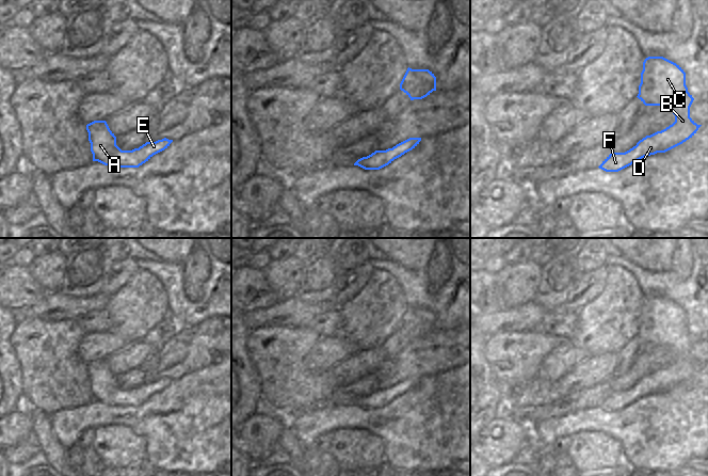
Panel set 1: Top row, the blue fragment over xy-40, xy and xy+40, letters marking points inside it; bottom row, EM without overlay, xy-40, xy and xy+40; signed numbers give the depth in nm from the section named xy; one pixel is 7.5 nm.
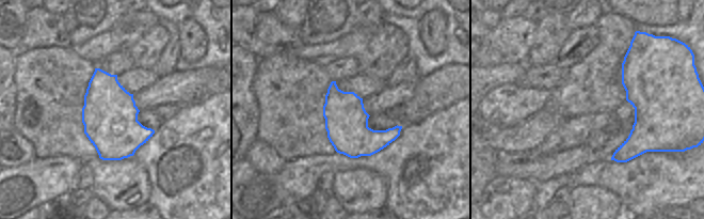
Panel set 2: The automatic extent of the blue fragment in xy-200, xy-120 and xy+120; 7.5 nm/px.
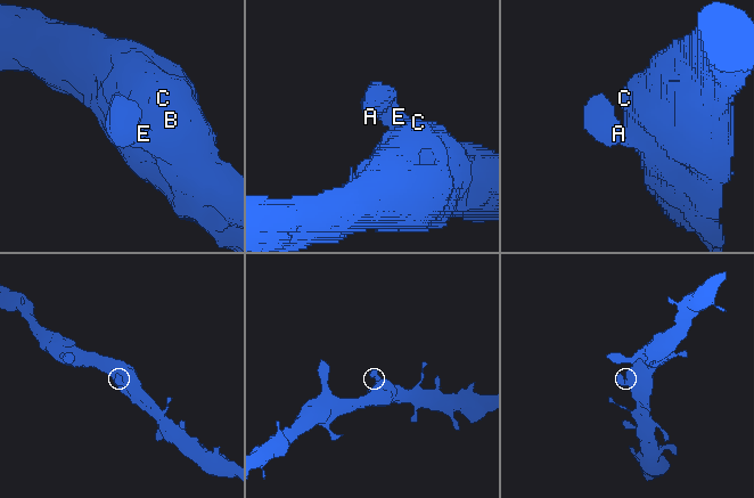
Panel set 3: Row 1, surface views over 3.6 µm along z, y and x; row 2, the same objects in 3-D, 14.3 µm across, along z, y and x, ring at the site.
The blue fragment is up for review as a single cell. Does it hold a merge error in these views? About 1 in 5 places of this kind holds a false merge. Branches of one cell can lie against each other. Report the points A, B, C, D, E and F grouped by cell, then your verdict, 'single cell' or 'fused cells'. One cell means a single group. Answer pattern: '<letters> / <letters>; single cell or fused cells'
A B C D E F; single cell

